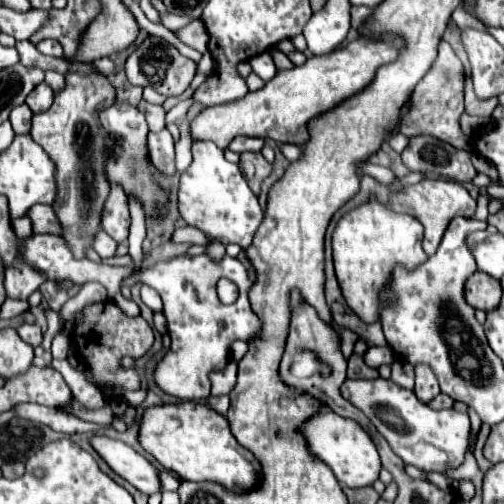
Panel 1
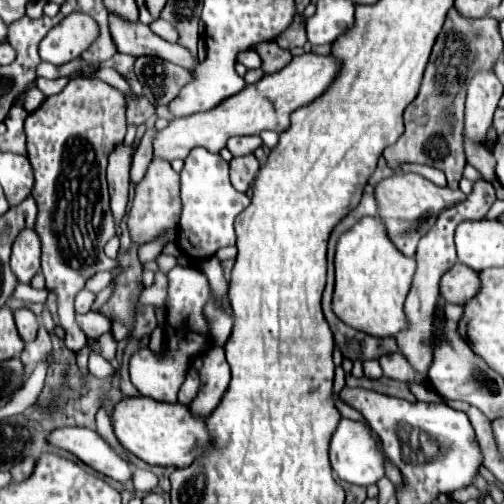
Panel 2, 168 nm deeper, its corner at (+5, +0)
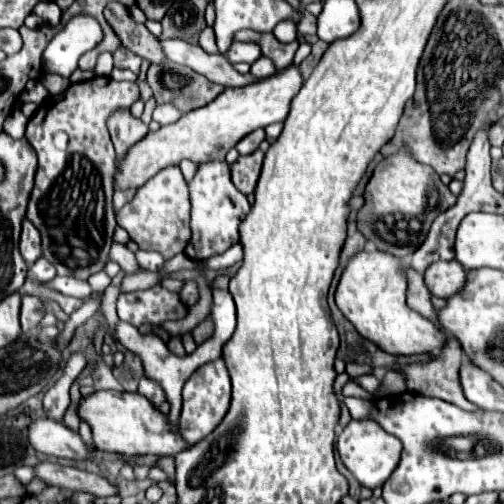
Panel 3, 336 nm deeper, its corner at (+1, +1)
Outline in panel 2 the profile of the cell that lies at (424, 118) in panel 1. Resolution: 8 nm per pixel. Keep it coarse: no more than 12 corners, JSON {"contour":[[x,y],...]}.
{"contour":[[466,145],[466,159],[494,183],[496,159],[486,147]]}

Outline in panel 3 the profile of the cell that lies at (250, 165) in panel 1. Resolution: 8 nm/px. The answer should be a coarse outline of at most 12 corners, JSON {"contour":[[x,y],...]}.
{"contour":[[264,152],[240,156],[232,166],[232,182],[252,194],[262,170]]}

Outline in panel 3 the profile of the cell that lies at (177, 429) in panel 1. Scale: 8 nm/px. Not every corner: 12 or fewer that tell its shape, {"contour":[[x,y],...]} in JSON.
{"contour":[[140,392],[78,404],[98,450],[176,456],[188,442]]}

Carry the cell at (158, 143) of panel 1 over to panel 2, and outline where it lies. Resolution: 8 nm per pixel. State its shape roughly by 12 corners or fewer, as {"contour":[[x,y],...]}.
{"contour":[[154,159],[126,219],[132,243],[180,221],[180,177]]}

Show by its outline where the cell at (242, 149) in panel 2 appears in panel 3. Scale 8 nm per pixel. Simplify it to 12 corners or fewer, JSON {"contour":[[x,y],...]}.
{"contour":[[254,130],[244,136],[236,150],[246,156],[252,154],[266,138],[264,130]]}

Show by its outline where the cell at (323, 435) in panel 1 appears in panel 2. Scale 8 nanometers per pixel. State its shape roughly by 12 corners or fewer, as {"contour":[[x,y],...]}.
{"contour":[[340,421],[330,463],[342,481],[378,483],[384,455],[364,421]]}

